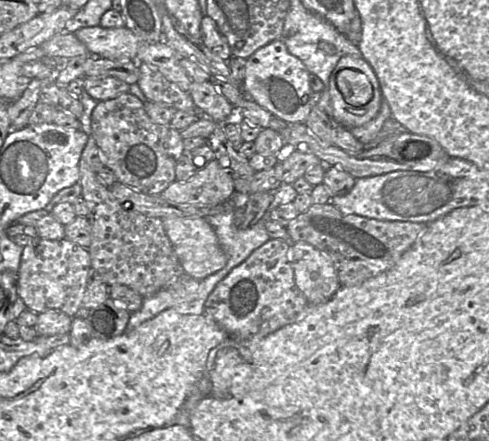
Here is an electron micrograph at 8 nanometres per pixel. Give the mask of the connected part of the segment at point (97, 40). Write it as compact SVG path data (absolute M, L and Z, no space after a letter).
M85 27L74 32L90 55L100 58L136 60L142 40L127 27Z

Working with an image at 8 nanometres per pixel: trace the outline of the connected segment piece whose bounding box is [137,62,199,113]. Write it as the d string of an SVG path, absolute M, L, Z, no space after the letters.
M139 63L137 84L149 101L172 106L177 111L199 113L191 95L169 81L152 64Z

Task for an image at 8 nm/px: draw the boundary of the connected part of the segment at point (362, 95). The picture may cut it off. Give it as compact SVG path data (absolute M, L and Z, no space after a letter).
M342 69L336 76L336 84L344 100L355 107L365 105L373 96L371 82L357 69Z

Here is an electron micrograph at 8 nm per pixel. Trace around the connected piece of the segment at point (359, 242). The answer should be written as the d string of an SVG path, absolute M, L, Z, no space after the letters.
M326 203L311 205L307 211L298 214L286 230L291 243L305 242L322 251L333 262L341 286L355 286L391 268L399 257L415 242L426 223L408 221L377 220L353 213L346 213L338 207Z

